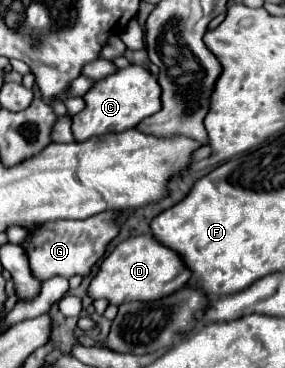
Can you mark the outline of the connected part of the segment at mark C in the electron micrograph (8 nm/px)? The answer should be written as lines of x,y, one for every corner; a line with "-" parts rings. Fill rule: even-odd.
131,65
127,69
119,69
115,75
97,81
83,99
87,107
73,117
73,135
77,141
87,141
91,137
121,133
137,127
145,117
161,109
161,87
147,69

